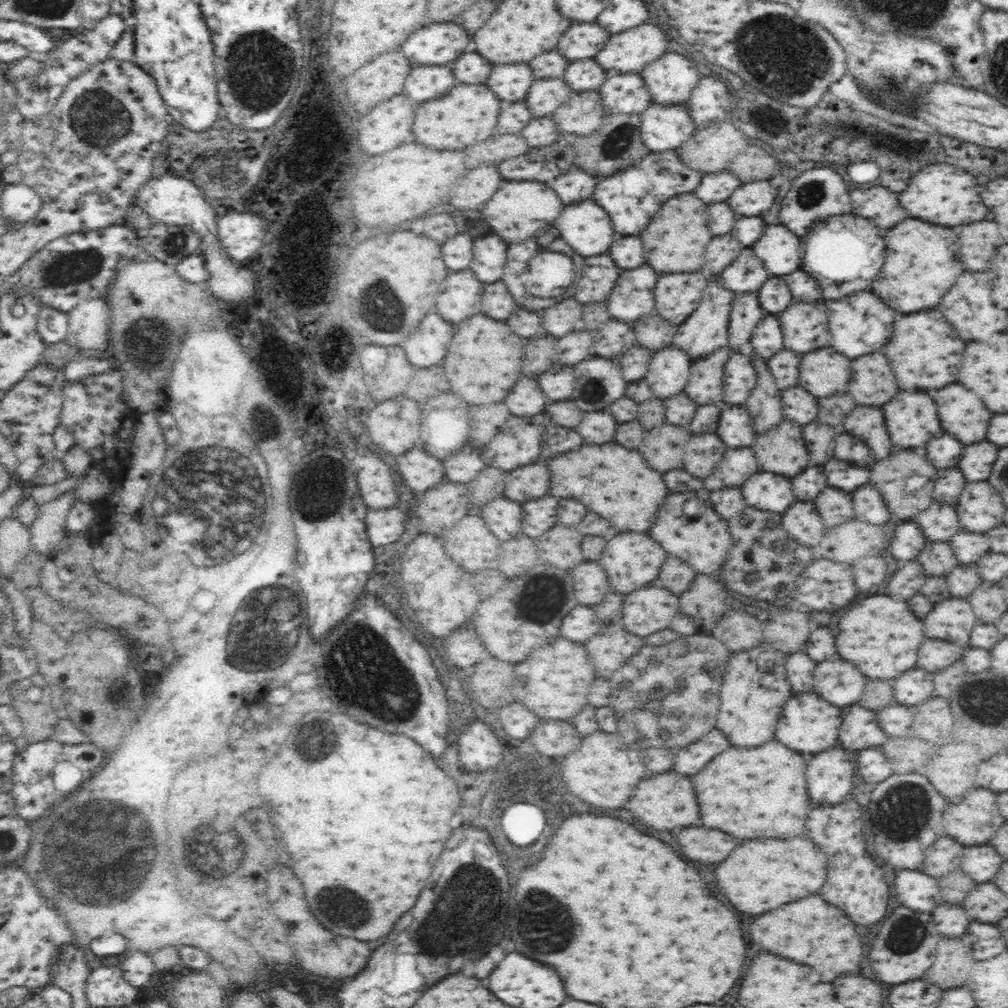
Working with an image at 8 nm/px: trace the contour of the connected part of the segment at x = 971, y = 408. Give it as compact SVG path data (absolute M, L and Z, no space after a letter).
M950 384L940 390L930 390L928 394L934 398L942 428L948 434L954 434L964 444L986 438L992 412L984 408L974 392L966 390L962 384Z

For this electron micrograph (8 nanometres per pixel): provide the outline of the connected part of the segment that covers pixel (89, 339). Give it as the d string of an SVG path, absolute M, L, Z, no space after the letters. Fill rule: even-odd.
M105 296L88 297L67 312L69 333L68 348L86 350L107 346L110 326L110 305Z

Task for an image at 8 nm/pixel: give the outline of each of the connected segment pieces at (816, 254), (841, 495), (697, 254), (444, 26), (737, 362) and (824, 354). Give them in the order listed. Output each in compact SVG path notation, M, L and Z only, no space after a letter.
M832 216L832 220L824 220L820 224L816 224L816 228L812 228L812 232L808 232L801 240L804 242L802 246L801 264L802 270L812 274L816 280L820 280L820 288L824 292L824 296L828 298L842 298L848 296L850 292L858 292L858 290L870 290L872 288L872 280L880 274L880 268L884 264L884 238L878 230L878 270L872 270L872 256L870 252L864 252L864 238L868 238L872 242L872 236L876 236L876 228L874 224L870 224L868 220L860 218L860 216L852 216L846 220L842 220L842 216Z
M826 488L816 500L816 508L825 524L826 528L844 524L846 520L853 520L854 511L852 506L852 496L844 490L836 488Z
M696 194L674 196L664 208L648 222L648 226L640 232L644 242L644 258L658 272L694 272L704 264L704 248L710 242L712 234L706 226L708 214L706 204L696 198Z
M440 22L424 26L408 36L402 52L410 62L418 64L448 64L466 52L470 34L458 24Z
M732 354L724 368L724 397L722 400L734 405L744 404L756 384L757 372L751 356Z
M834 348L814 350L802 356L800 387L824 398L834 392L846 392L850 380L850 360Z

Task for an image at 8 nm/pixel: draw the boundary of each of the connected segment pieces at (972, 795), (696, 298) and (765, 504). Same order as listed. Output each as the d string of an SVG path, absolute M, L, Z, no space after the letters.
M974 788L944 810L946 834L954 836L960 844L984 844L992 840L998 826L1002 826L996 794L990 790Z
M702 272L664 274L656 284L656 312L672 324L682 324L700 304L708 280Z
M772 472L752 474L744 482L742 492L748 506L756 506L772 512L784 512L796 500L790 480Z

